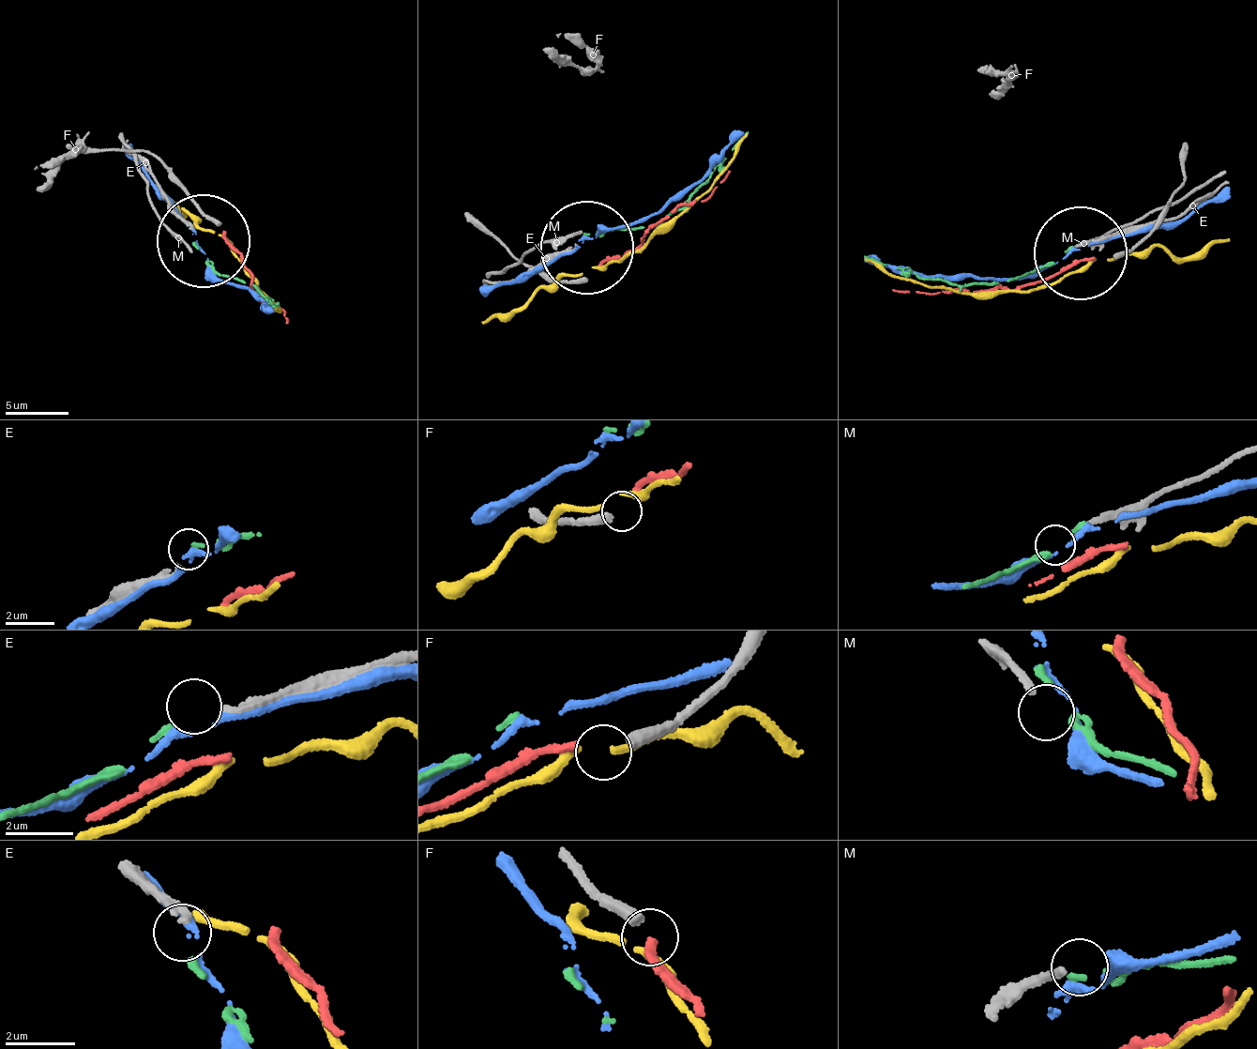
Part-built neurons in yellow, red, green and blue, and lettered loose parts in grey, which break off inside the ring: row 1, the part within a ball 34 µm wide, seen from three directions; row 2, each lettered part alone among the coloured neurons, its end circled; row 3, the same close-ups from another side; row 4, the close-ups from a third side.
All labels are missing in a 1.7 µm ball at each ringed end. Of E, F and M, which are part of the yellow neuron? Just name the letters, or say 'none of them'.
none of them

